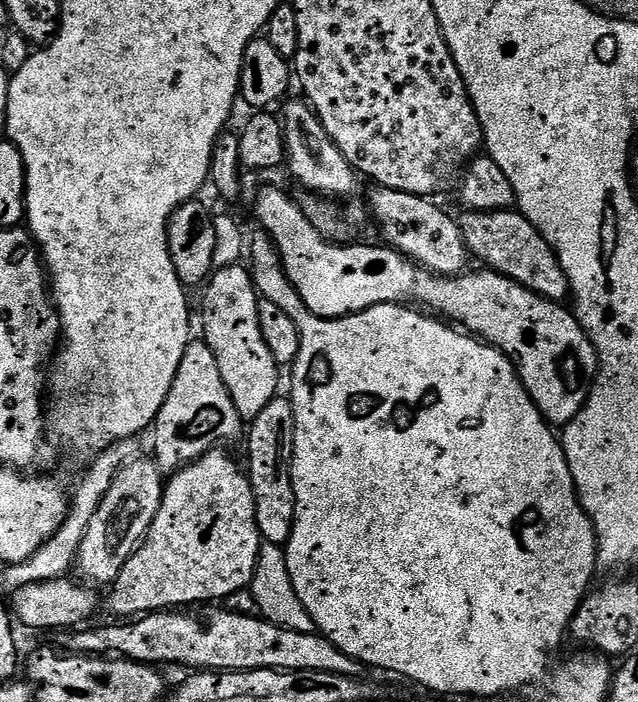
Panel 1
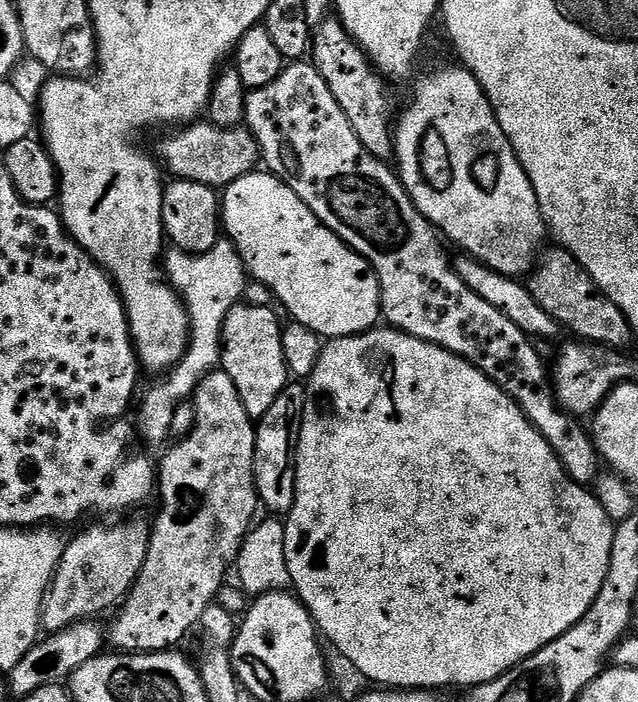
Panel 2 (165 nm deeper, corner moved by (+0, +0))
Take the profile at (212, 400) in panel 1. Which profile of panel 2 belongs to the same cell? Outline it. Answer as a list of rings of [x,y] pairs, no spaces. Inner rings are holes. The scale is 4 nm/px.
[[[217,370],[206,374],[202,382],[196,387],[190,401],[191,407],[196,407],[196,425],[188,432],[185,440],[180,440],[161,460],[158,460],[158,500],[160,496],[160,517],[150,528],[148,537],[148,553],[146,562],[138,574],[136,583],[132,585],[131,592],[124,597],[119,605],[118,613],[120,617],[112,624],[112,629],[107,629],[106,640],[109,645],[112,644],[117,653],[120,654],[147,654],[149,652],[167,652],[175,649],[176,644],[188,631],[195,629],[199,625],[203,612],[217,599],[220,587],[224,584],[224,575],[229,575],[230,569],[235,565],[236,556],[240,552],[240,547],[244,544],[254,521],[257,519],[256,508],[261,507],[260,497],[256,495],[256,475],[254,474],[254,446],[256,445],[256,424],[246,414],[246,406],[242,406],[242,398],[238,398],[238,389],[234,387],[234,382],[230,374],[223,370]]]

